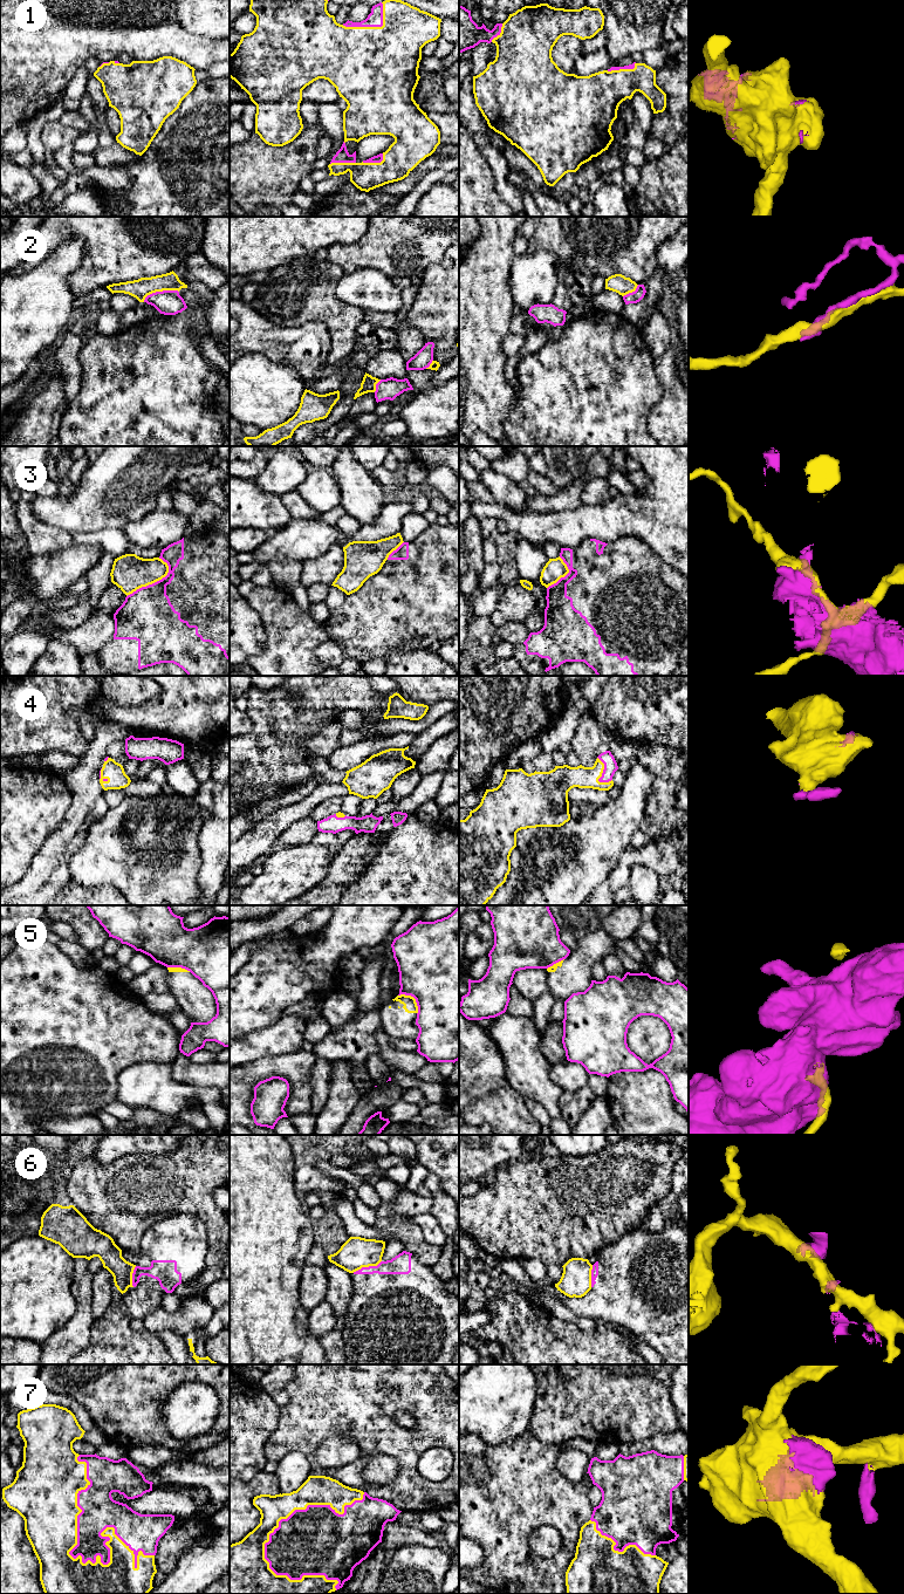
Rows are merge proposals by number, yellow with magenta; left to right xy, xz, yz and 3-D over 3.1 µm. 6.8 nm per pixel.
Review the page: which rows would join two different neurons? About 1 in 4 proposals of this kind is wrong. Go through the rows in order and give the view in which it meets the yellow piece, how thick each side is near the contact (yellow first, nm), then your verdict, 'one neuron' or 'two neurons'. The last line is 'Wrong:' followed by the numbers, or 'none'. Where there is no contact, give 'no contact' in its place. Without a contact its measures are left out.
1: xz | 500/110 nm | one neuron
2: xy | 140/180 nm | two neurons
3: xy | 240/360 nm | two neurons
4: yz | 160/100 nm | one neuron
5: xz | 90/500 nm | two neurons
6: xz | 220/140 nm | two neurons
7: xy | 440/190 nm | one neuron
Wrong: 2, 3, 5, 6

